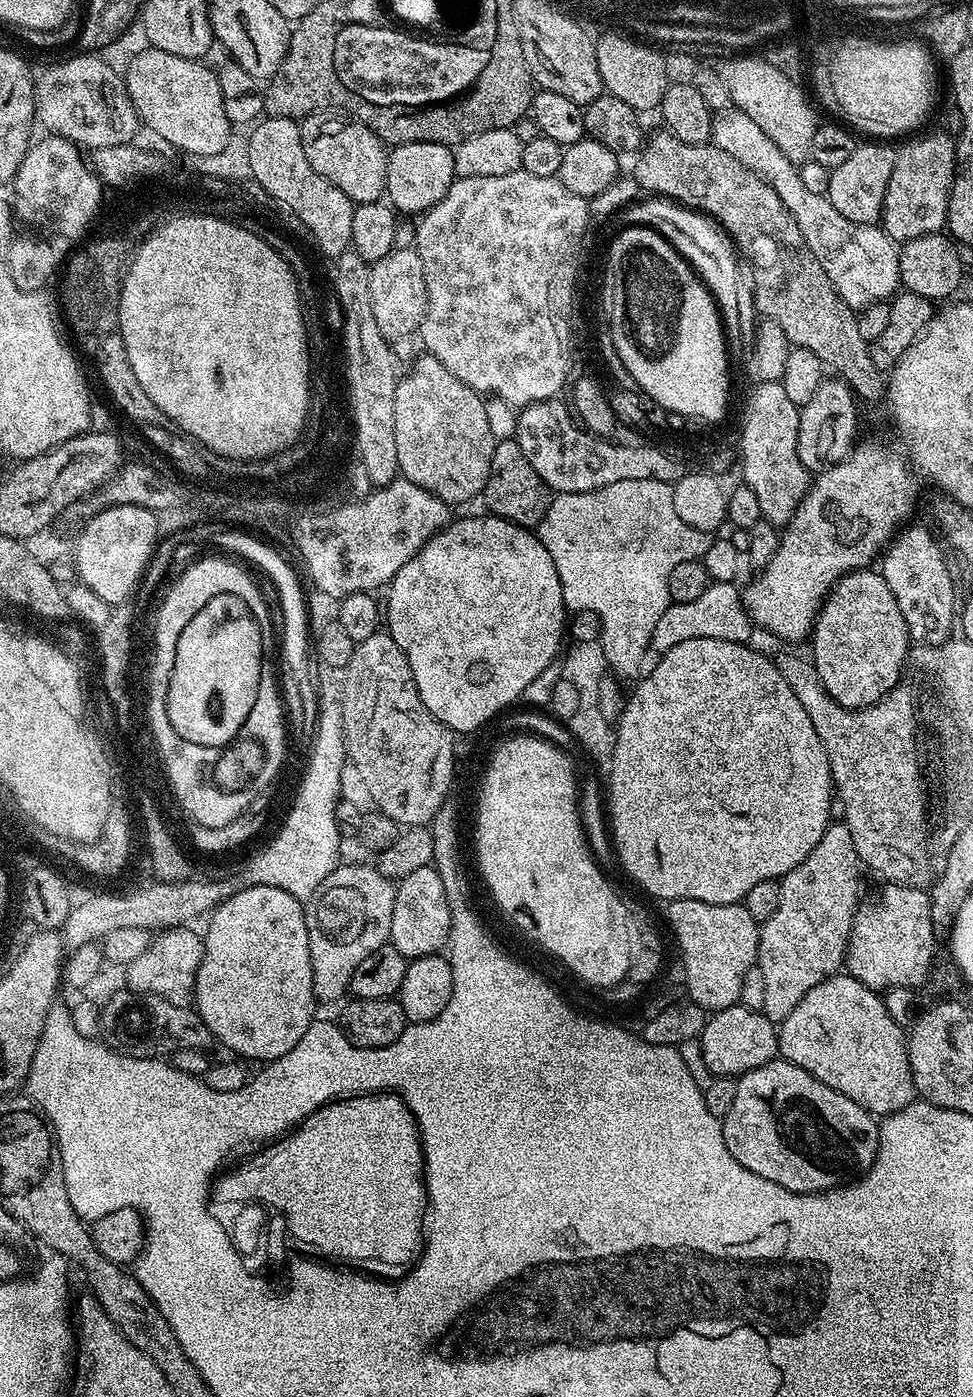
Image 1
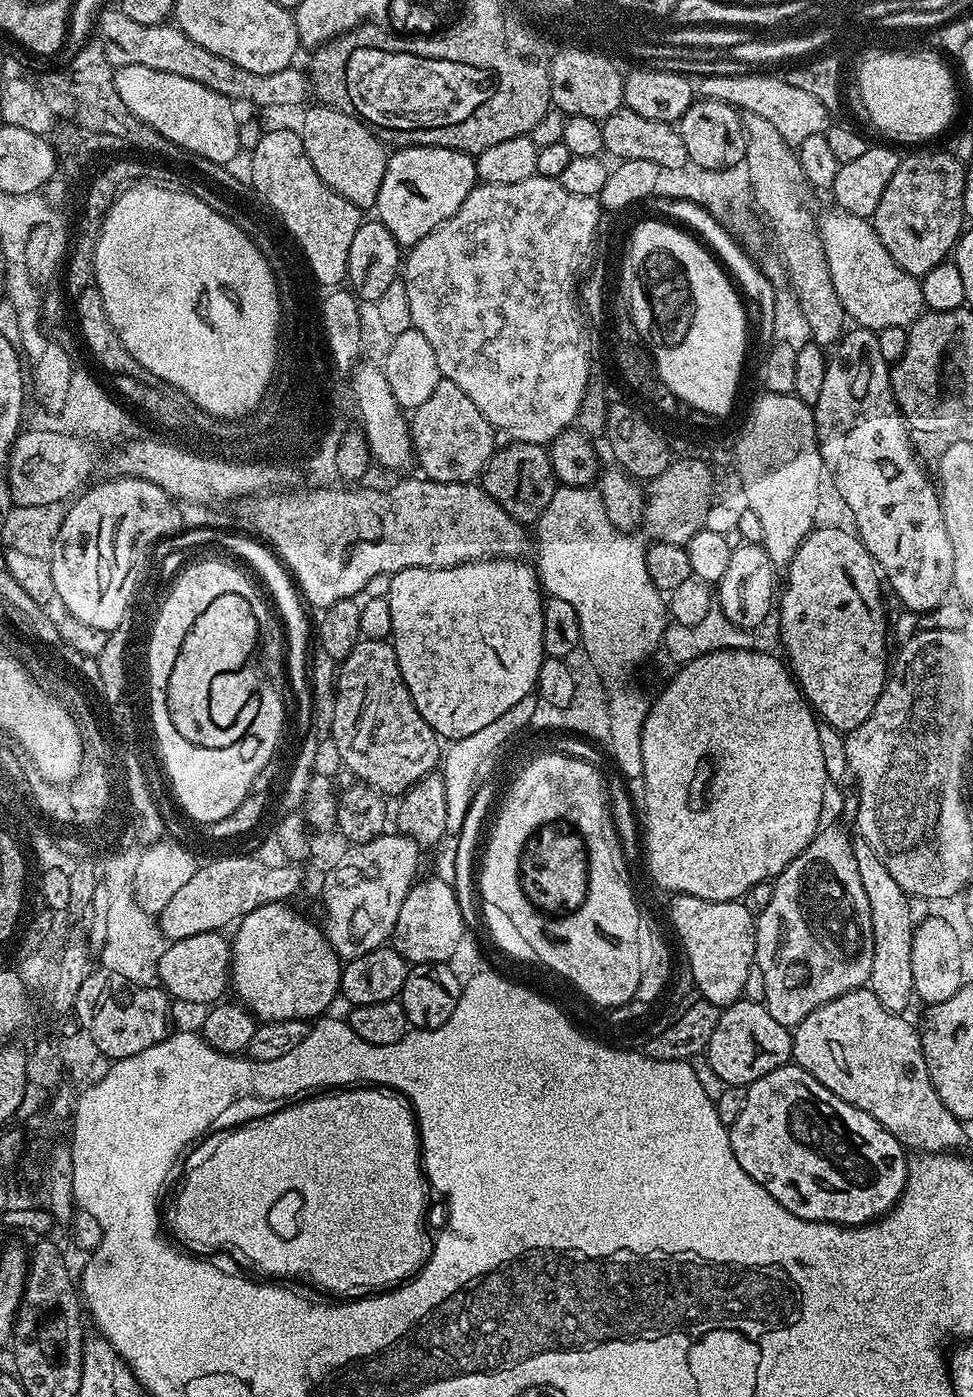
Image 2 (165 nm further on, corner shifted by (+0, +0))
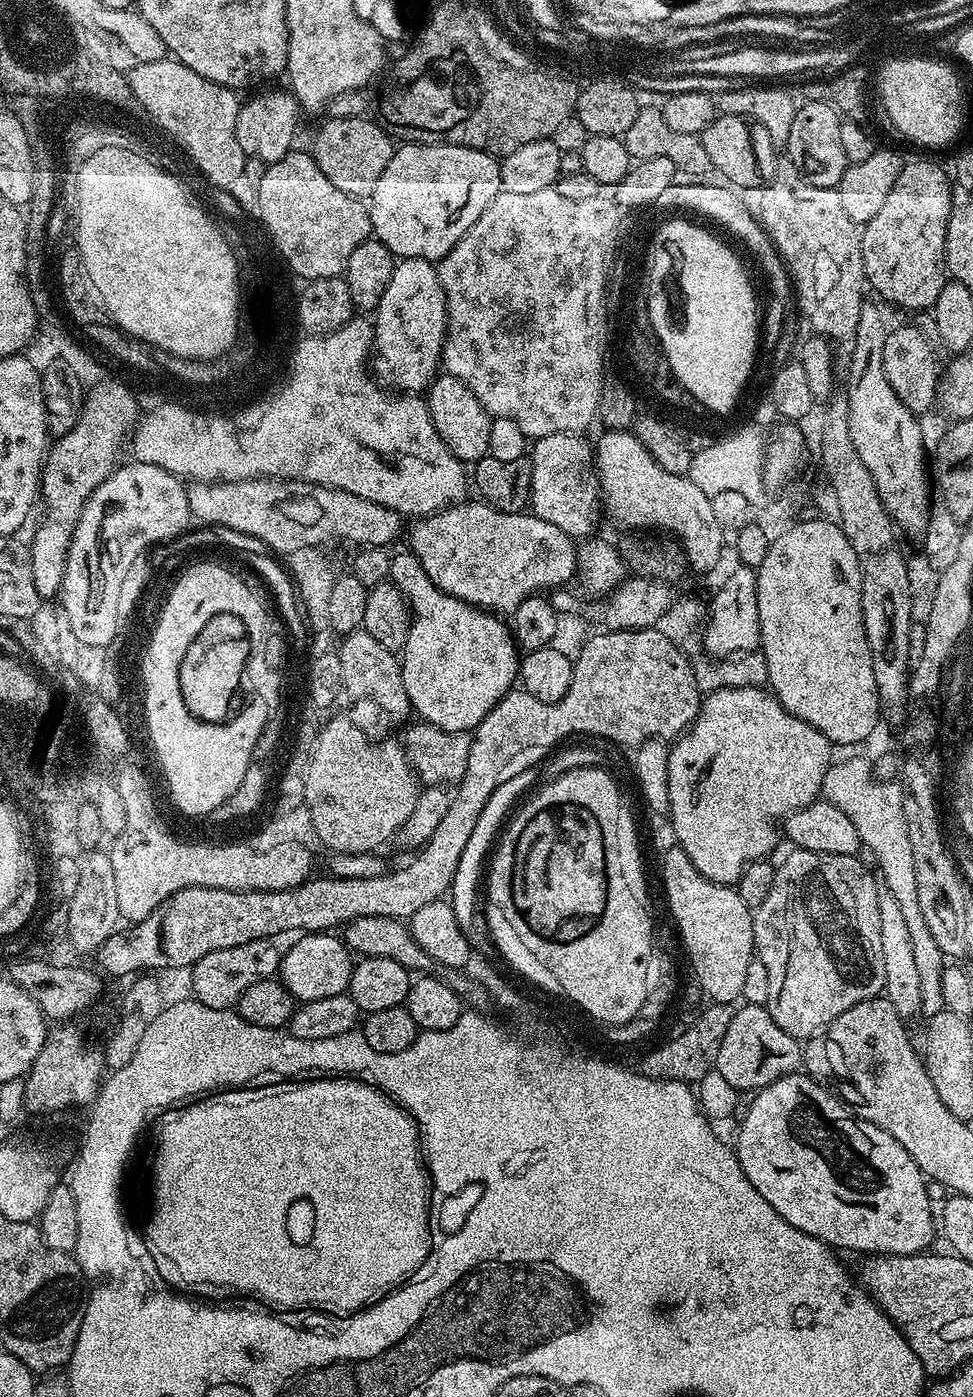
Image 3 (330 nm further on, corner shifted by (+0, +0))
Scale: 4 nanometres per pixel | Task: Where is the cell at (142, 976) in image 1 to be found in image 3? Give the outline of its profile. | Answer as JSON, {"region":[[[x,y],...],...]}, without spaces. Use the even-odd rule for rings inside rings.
{"region":[[[271,939],[246,942],[242,946],[230,946],[230,950],[216,950],[206,954],[192,966],[193,997],[204,1006],[215,1009],[231,1009],[246,994],[254,982],[271,980],[279,973],[281,949],[276,949]]]}

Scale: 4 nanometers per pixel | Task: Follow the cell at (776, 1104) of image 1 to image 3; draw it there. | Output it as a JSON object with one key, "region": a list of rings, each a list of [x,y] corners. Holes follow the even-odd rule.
{"region":[[[807,1074],[783,1076],[759,1089],[750,1110],[746,1112],[744,1120],[739,1121],[738,1127],[740,1133],[736,1136],[734,1154],[746,1178],[750,1178],[750,1186],[754,1186],[754,1190],[758,1190],[758,1194],[762,1194],[762,1198],[766,1198],[766,1202],[770,1202],[770,1206],[774,1206],[774,1210],[778,1210],[778,1214],[790,1226],[818,1238],[823,1244],[836,1250],[849,1248],[852,1252],[868,1252],[867,1254],[881,1256],[915,1256],[931,1249],[928,1247],[932,1244],[932,1235],[935,1232],[937,1235],[938,1224],[937,1221],[936,1224],[932,1221],[932,1200],[928,1197],[930,1184],[914,1162],[912,1155],[897,1140],[890,1138],[886,1130],[878,1130],[878,1126],[860,1119],[839,1096],[829,1092],[811,1076]]]}

